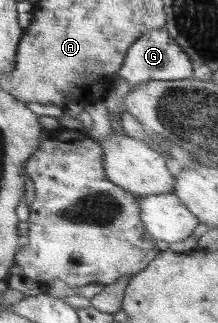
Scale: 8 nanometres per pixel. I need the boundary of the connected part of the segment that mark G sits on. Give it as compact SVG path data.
M165 27L143 34L127 51L122 66L117 70L120 78L128 82L131 90L141 84L153 80L180 80L193 76L193 62L190 57L178 47L178 43L171 38Z

